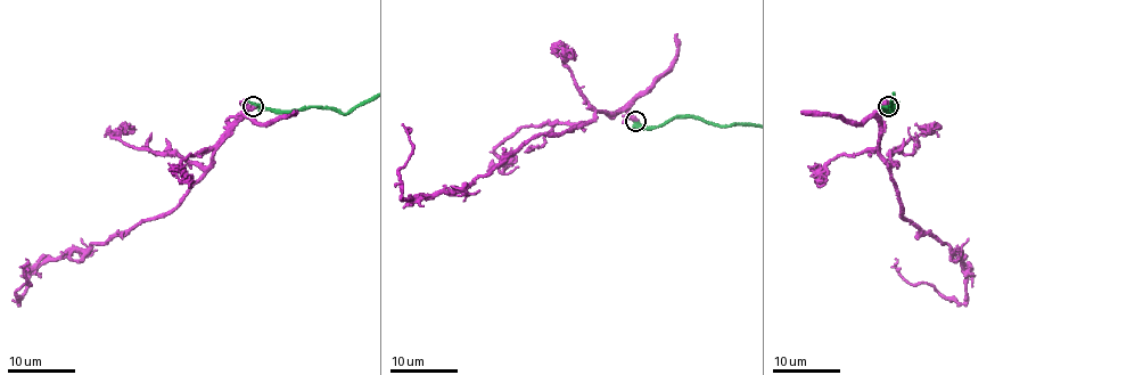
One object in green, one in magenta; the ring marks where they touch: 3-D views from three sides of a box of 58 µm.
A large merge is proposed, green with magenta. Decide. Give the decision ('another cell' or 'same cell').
same cell

